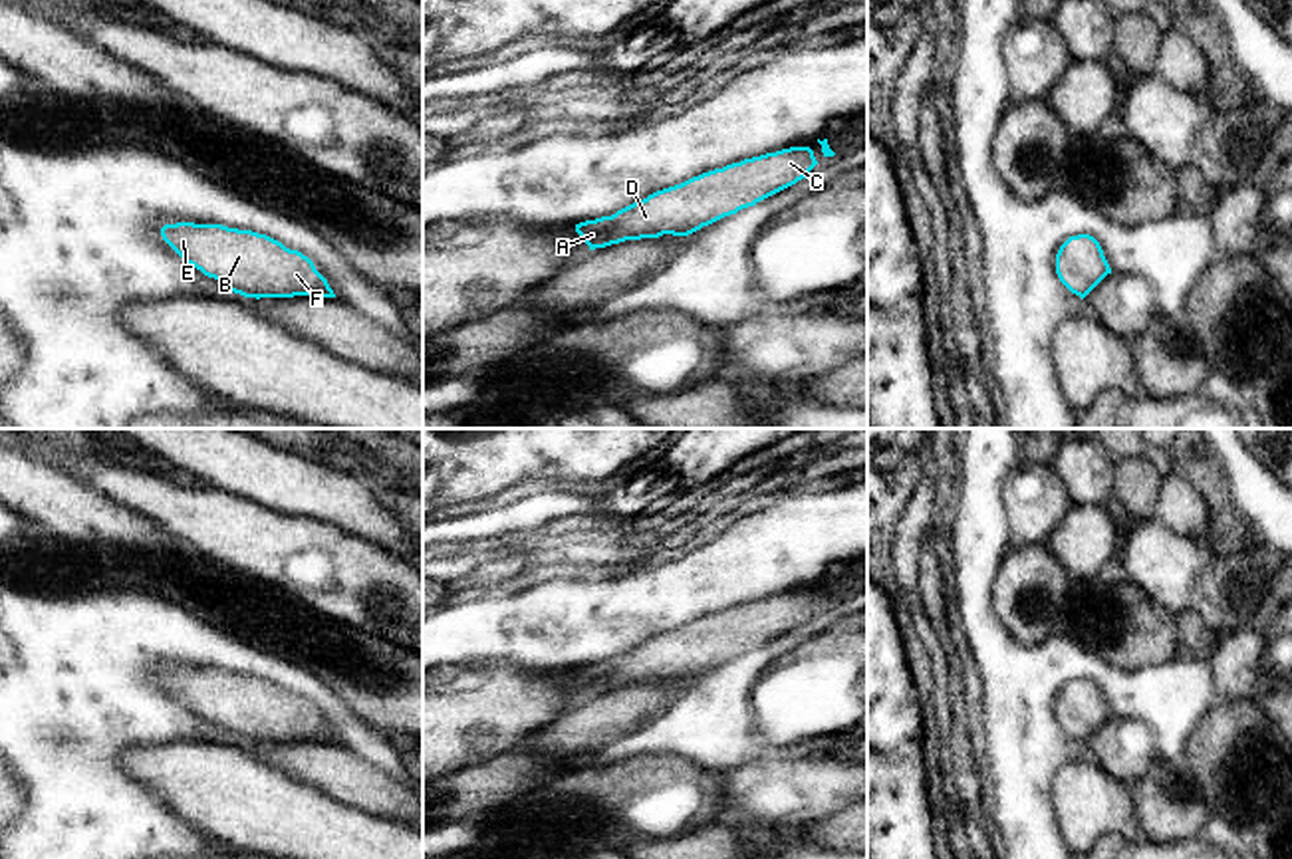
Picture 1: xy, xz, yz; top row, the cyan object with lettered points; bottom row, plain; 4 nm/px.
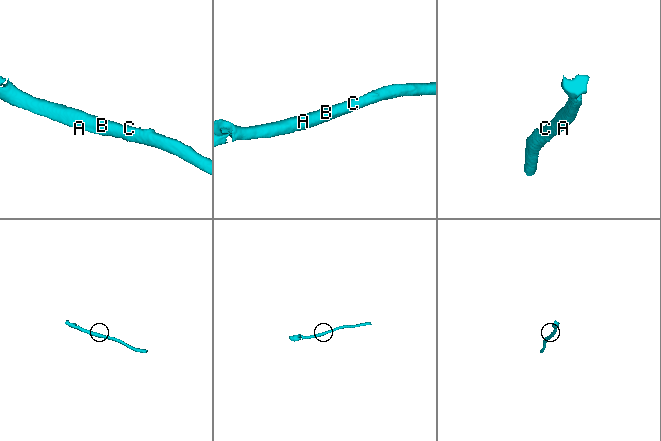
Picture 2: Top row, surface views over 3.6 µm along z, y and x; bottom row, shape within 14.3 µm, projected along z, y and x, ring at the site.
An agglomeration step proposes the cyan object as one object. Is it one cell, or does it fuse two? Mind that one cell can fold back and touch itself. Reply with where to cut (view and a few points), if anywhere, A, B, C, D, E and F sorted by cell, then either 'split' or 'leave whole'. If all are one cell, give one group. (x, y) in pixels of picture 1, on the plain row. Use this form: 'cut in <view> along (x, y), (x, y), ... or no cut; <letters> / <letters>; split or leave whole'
no cut; A B C D E F; leave whole

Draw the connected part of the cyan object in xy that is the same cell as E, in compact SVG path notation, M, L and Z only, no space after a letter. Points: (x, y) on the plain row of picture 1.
M177 667L165 669L161 680L187 708L244 742L335 742L308 700L266 678Z

